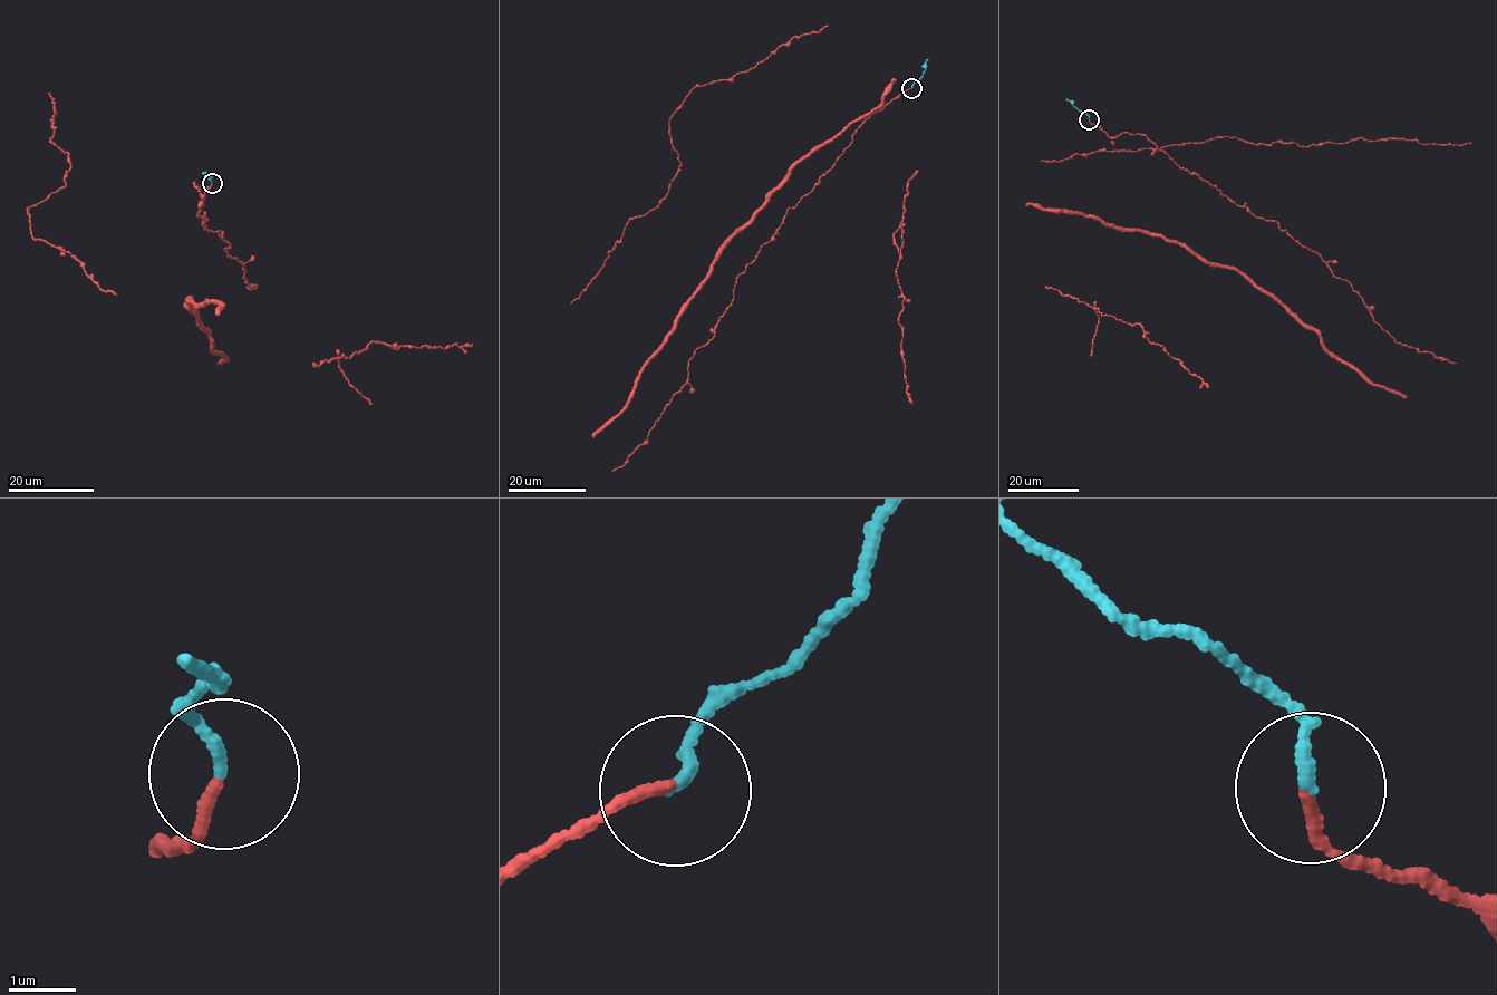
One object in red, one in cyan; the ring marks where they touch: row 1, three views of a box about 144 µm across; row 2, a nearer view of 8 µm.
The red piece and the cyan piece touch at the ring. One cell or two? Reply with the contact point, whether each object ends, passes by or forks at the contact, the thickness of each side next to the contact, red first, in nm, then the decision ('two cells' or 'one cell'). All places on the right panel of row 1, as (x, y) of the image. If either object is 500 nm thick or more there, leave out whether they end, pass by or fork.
place (1089, 119); red ends; cyan ends; calibres 160 and 170 nm; one cell

